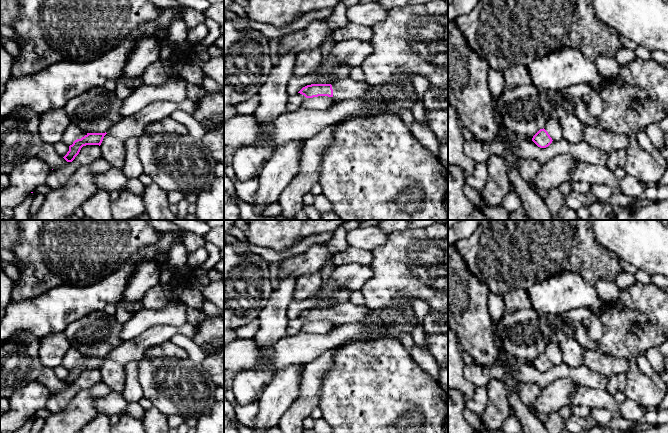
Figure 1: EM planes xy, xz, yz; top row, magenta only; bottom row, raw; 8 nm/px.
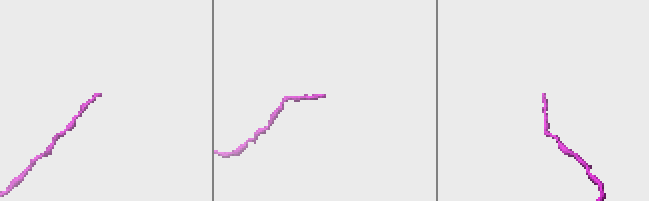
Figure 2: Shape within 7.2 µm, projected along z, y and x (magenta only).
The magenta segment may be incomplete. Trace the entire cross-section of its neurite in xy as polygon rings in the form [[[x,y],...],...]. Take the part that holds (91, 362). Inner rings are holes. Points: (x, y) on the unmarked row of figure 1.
[[[87,357],[81,363],[77,363],[69,370],[69,375],[63,381],[67,386],[72,386],[79,378],[81,372],[86,369],[101,369],[104,360],[107,357]]]

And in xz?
[[[350,301],[333,308],[311,308],[303,311],[298,317],[306,322],[318,320],[333,321],[335,325],[362,321],[368,312],[366,306],[356,306]]]

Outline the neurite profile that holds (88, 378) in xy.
[[[99,369],[83,370],[79,378],[72,386],[68,386],[61,393],[54,393],[48,399],[46,408],[51,414],[62,411],[72,400],[72,398],[81,390],[89,389],[102,381],[102,375]]]

